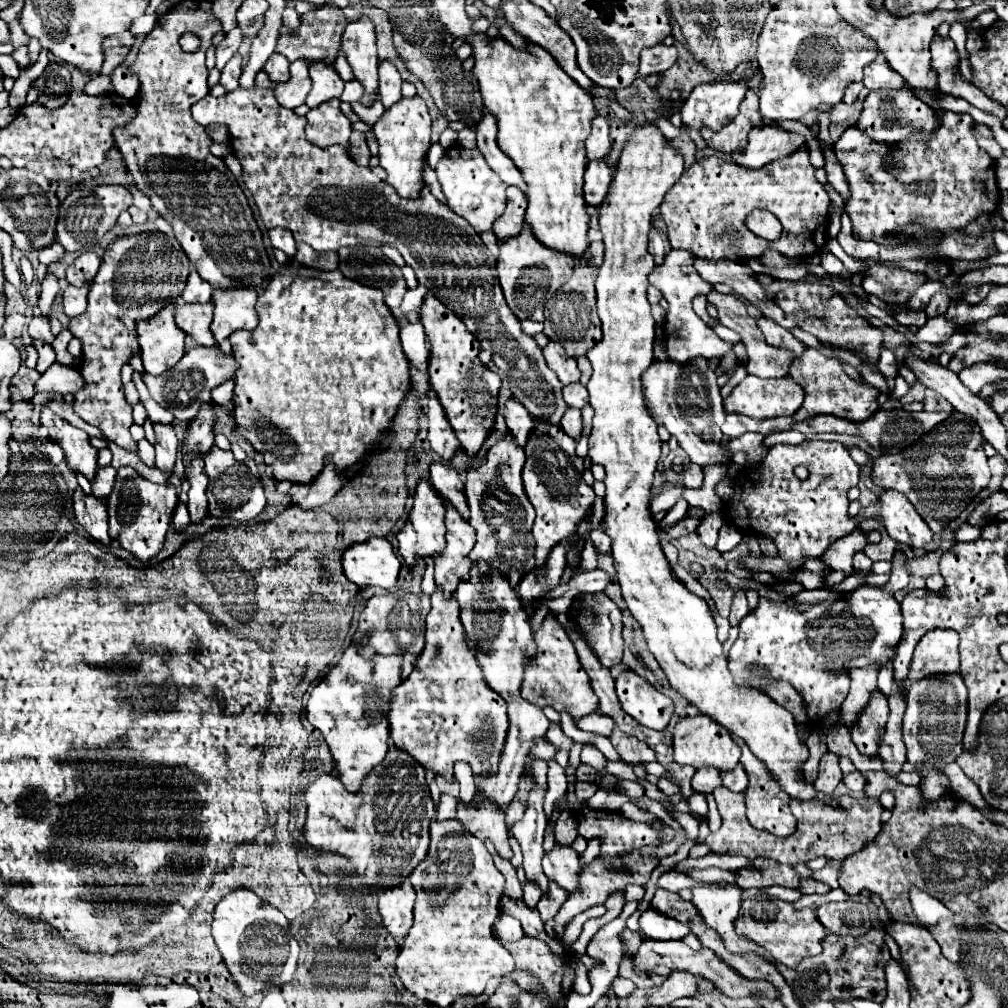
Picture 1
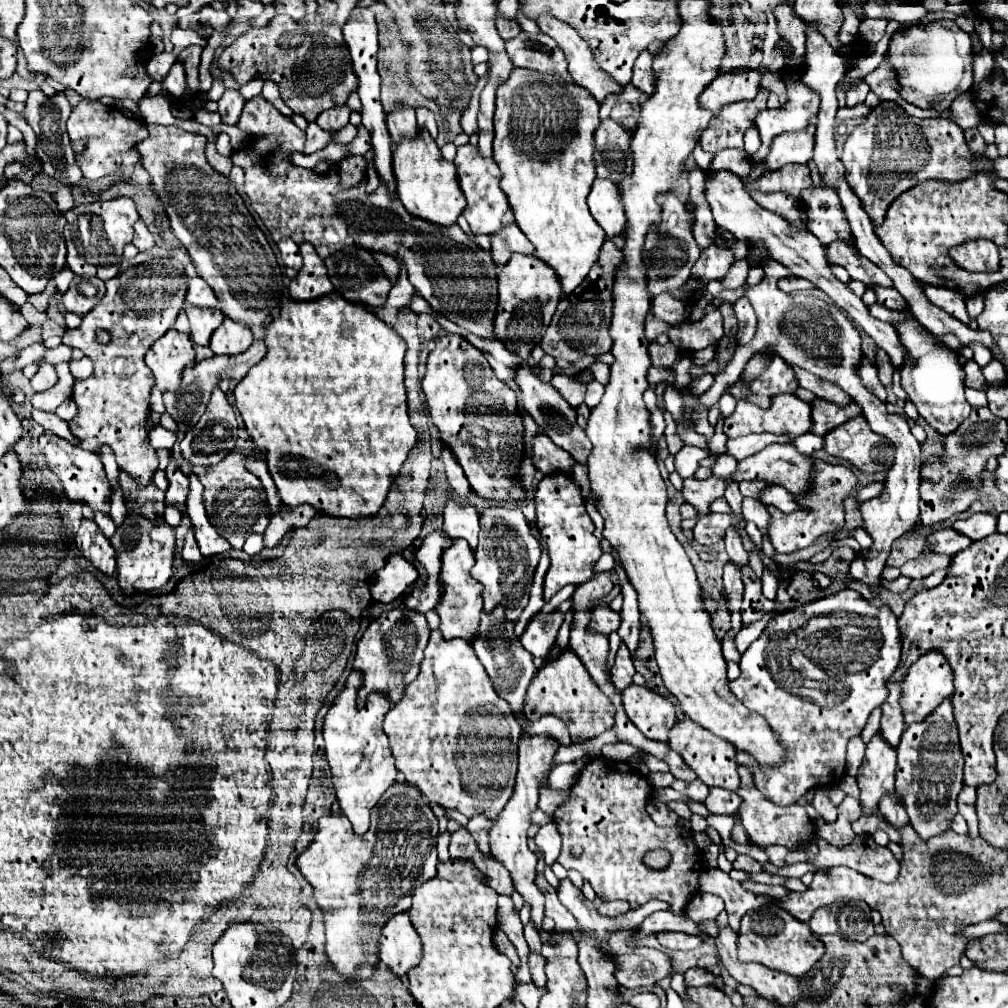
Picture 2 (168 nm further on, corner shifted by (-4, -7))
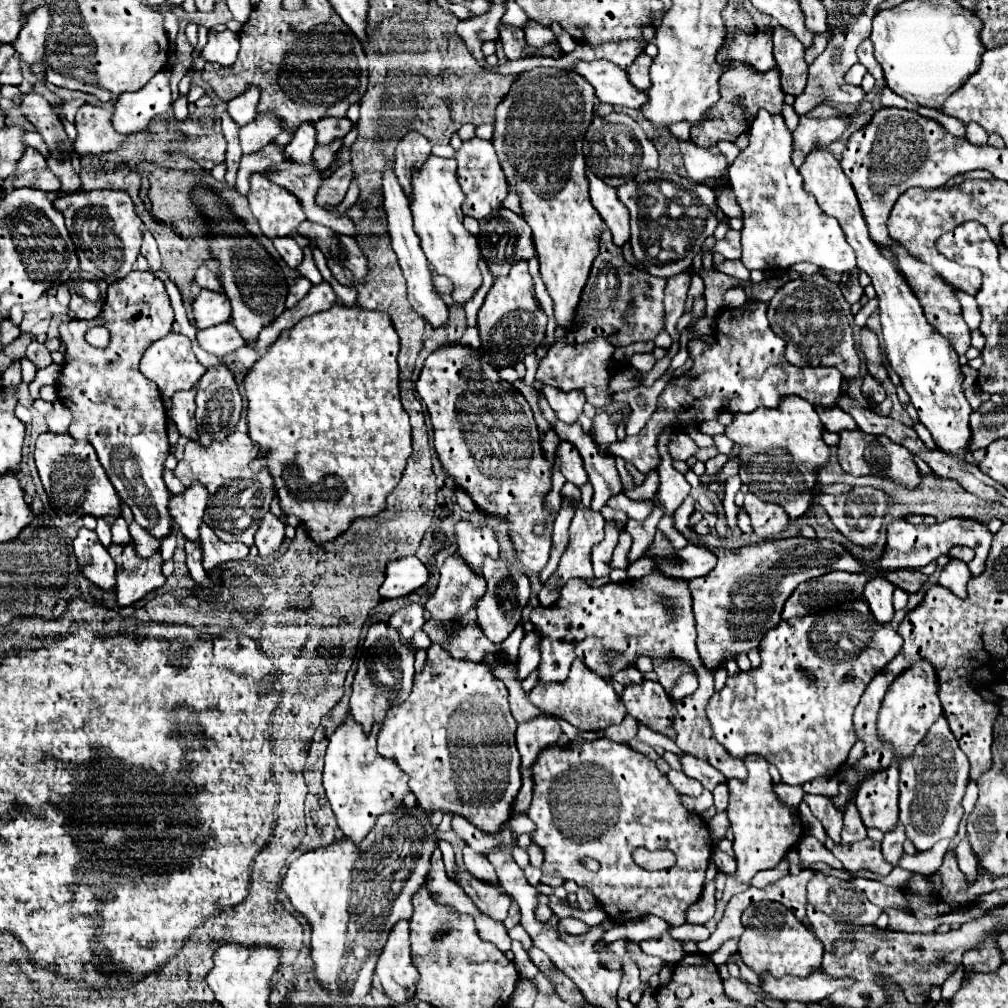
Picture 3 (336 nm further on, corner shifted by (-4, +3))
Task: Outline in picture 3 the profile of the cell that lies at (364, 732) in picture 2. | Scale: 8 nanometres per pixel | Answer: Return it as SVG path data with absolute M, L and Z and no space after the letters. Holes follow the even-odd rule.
M352 714L336 728L326 750L324 764L324 788L326 798L332 804L338 826L354 844L372 830L376 816L392 812L408 792L408 776L400 772L396 760L384 758L376 750L376 734L372 728L370 734L364 734L364 728L352 720Z

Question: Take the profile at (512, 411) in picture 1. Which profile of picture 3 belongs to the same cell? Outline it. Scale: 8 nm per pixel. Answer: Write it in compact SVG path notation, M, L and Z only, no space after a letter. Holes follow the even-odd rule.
M560 442L552 454L554 462L558 462L560 472L564 474L564 478L576 486L586 484L588 476L584 472L584 464L580 460L580 454L576 452L576 448L572 448L572 444L568 442Z

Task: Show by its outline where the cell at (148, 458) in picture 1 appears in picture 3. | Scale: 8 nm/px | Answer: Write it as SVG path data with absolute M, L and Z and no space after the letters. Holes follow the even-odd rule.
M164 470L164 482L166 482L166 486L168 486L168 490L172 492L172 494L180 494L182 490L184 490L184 484L174 476L174 472L170 472L170 470Z

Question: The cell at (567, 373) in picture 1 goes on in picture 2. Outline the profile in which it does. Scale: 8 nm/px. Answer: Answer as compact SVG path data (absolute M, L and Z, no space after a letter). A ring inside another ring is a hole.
M556 374L552 378L552 386L562 394L562 398L572 408L578 408L580 404L584 404L586 386L580 386L580 382L572 382L572 376L560 376L560 374Z

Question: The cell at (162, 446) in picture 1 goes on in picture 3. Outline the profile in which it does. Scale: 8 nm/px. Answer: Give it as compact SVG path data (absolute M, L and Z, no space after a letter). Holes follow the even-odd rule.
M192 482L188 488L184 488L184 492L172 494L172 500L168 502L168 510L172 512L174 524L192 542L198 540L198 526L202 524L206 500L206 488L198 482Z

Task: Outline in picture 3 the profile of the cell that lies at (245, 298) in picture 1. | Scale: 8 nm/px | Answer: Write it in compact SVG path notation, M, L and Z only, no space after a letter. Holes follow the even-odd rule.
M228 322L228 324L216 324L212 328L202 330L202 334L198 334L198 344L206 352L222 358L222 356L242 348L246 342L240 336L240 332Z

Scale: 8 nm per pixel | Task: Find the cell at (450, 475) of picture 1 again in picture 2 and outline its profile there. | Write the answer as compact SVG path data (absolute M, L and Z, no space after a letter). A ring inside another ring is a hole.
M448 500L444 508L444 532L448 538L464 538L472 550L478 546L480 520L474 506L460 506L456 500Z

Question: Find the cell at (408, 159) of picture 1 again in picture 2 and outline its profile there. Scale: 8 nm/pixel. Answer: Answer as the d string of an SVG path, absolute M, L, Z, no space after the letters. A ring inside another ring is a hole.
M426 130L418 132L414 140L402 138L394 150L394 174L398 184L398 198L412 218L426 220L436 226L454 226L466 208L466 198L458 184L456 166L440 154L440 148Z

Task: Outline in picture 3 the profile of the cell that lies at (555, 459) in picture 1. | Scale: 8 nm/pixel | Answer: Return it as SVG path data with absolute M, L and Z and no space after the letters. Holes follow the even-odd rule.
M564 498L566 502L572 502L574 504L574 518L570 522L570 540L568 540L568 546L560 558L560 564L556 568L556 572L548 578L546 586L542 586L540 594L538 594L538 600L542 606L552 606L556 600L558 600L558 590L562 586L558 584L564 584L566 580L570 578L594 578L594 572L592 572L592 560L590 560L590 554L592 554L592 546L598 544L600 540L604 540L604 526L606 526L606 520L602 518L600 512L594 512L594 510L588 510L584 508L580 502L574 502L570 498Z

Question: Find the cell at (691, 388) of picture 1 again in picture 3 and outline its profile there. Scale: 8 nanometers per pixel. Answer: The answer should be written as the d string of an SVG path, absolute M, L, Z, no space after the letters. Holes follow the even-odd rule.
M634 354L634 356L630 358L630 364L632 364L634 368L638 368L642 374L646 374L646 372L650 372L652 366L654 366L654 354Z

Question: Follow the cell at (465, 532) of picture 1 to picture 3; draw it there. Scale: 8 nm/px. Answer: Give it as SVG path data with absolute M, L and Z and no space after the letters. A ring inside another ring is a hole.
M454 554L448 556L446 562L440 568L440 582L434 594L428 598L426 608L430 610L430 620L424 624L424 630L428 632L430 640L440 644L448 654L454 658L468 658L468 660L484 660L486 654L498 652L498 646L492 644L478 620L476 620L476 608L474 602L486 592L486 580L482 574L476 574L462 556Z

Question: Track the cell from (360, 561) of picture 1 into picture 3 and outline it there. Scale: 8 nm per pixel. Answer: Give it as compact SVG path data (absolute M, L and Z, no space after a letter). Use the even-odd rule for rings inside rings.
M416 556L392 560L386 566L386 580L380 586L380 596L382 598L406 596L412 590L424 586L428 576L430 576L430 572Z

